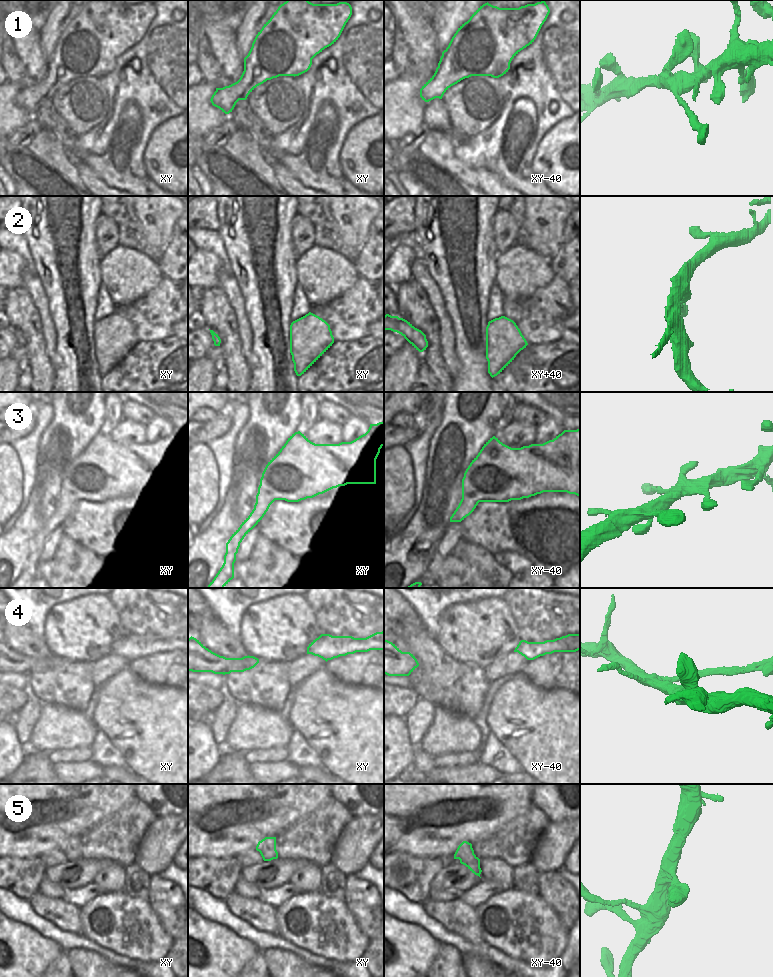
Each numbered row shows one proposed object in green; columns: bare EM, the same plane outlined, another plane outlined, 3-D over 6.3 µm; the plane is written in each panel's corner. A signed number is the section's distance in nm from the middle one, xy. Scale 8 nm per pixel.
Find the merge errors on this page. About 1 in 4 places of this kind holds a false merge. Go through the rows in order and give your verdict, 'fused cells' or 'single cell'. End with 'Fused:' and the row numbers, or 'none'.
1: single cell
2: single cell
3: fused cells
4: fused cells
5: single cell
Fused: 3, 4

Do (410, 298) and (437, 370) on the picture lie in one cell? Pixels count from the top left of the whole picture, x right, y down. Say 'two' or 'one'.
one

